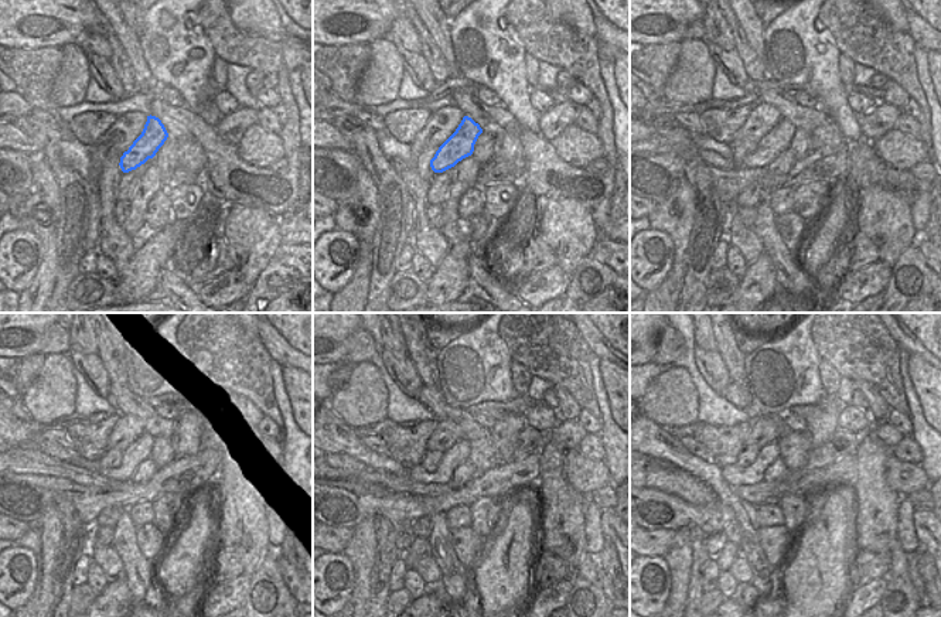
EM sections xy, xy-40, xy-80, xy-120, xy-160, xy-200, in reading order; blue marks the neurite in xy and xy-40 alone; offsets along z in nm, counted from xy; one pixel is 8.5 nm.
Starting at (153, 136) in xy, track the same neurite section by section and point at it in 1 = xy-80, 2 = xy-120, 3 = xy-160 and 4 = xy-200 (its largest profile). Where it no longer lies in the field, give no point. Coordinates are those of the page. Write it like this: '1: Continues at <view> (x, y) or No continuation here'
1: Continues at xy-80 (774, 143)
2: Continues at xy-120 (140, 450)
3: Continues at xy-160 (459, 452)
4: Continues at xy-200 (733, 474)

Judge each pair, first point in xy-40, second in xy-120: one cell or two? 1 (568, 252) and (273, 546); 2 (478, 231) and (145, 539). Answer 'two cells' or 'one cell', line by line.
1: two cells
2: one cell

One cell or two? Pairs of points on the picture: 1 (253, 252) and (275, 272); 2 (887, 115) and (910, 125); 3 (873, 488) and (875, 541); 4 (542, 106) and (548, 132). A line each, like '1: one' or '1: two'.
1: two
2: two
3: one
4: two

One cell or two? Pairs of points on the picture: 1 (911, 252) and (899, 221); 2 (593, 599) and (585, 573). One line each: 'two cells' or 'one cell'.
1: two cells
2: one cell

